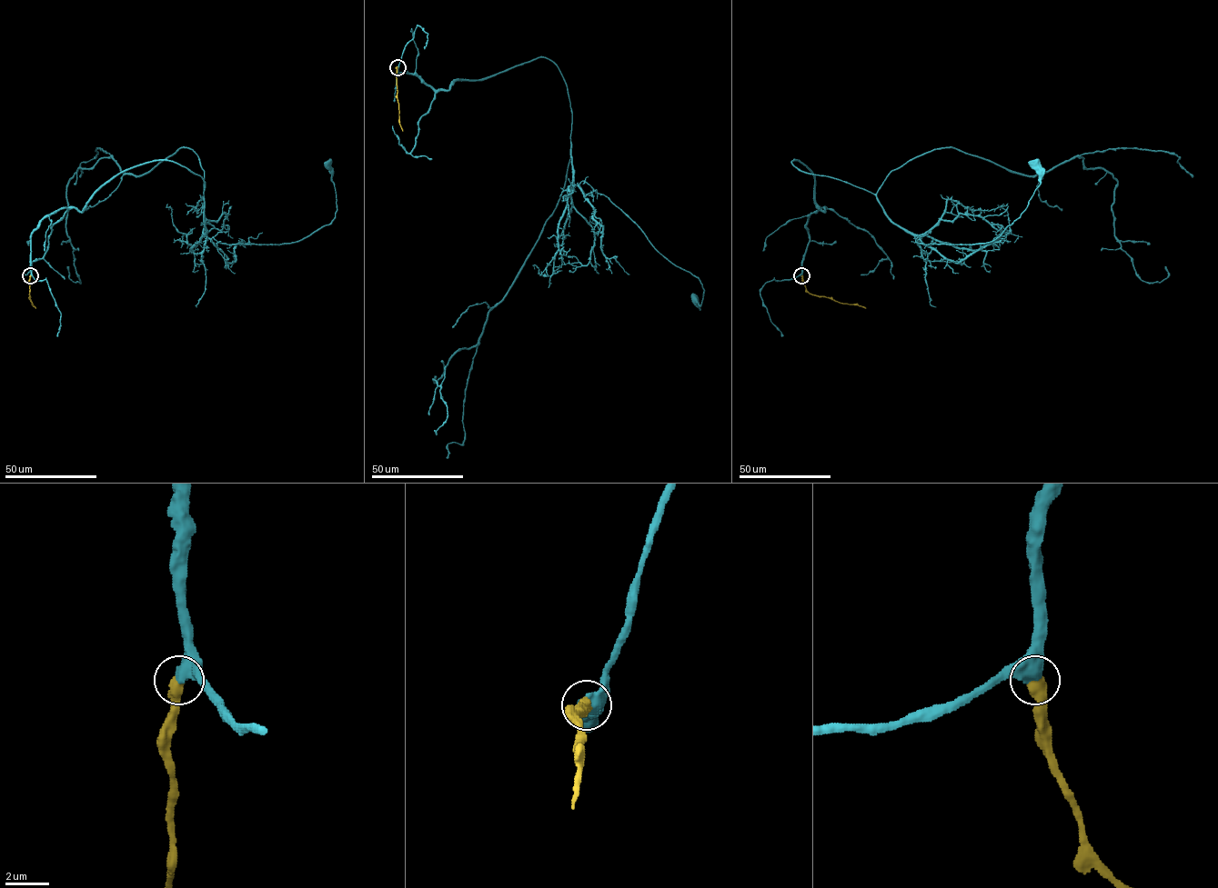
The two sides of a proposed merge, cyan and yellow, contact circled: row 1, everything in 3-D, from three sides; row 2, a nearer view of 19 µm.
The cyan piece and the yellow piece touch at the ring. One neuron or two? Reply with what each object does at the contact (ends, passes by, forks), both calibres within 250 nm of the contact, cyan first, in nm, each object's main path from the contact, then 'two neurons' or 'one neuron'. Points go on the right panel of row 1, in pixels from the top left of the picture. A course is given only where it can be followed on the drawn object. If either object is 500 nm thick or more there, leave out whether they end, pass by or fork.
650 nm thick on the cyan side, 550 nm on the other; cyan runs (801, 275), (807, 218), (824, 208), (793, 160), (871, 192), (924, 244), (998, 237), (1039, 185), (1033, 164); yellow runs (801, 275), (805, 289), (810, 294), (866, 308); one neuron

